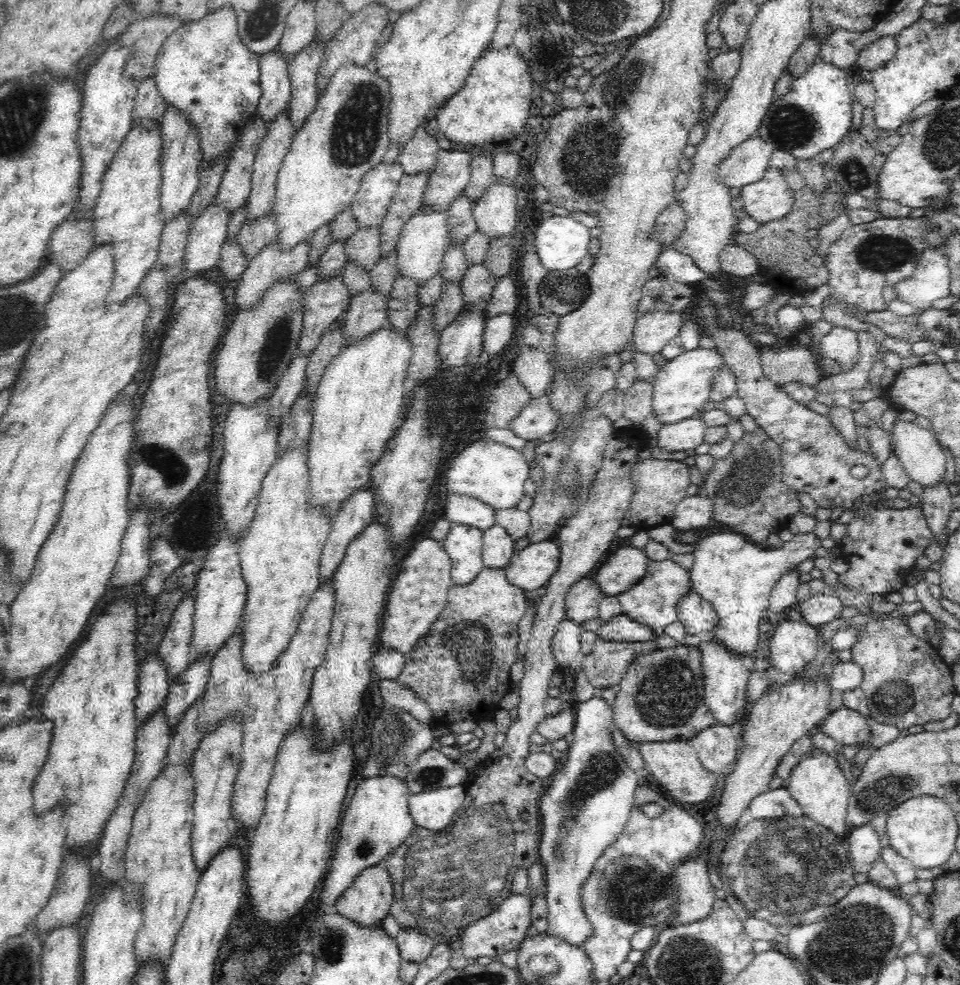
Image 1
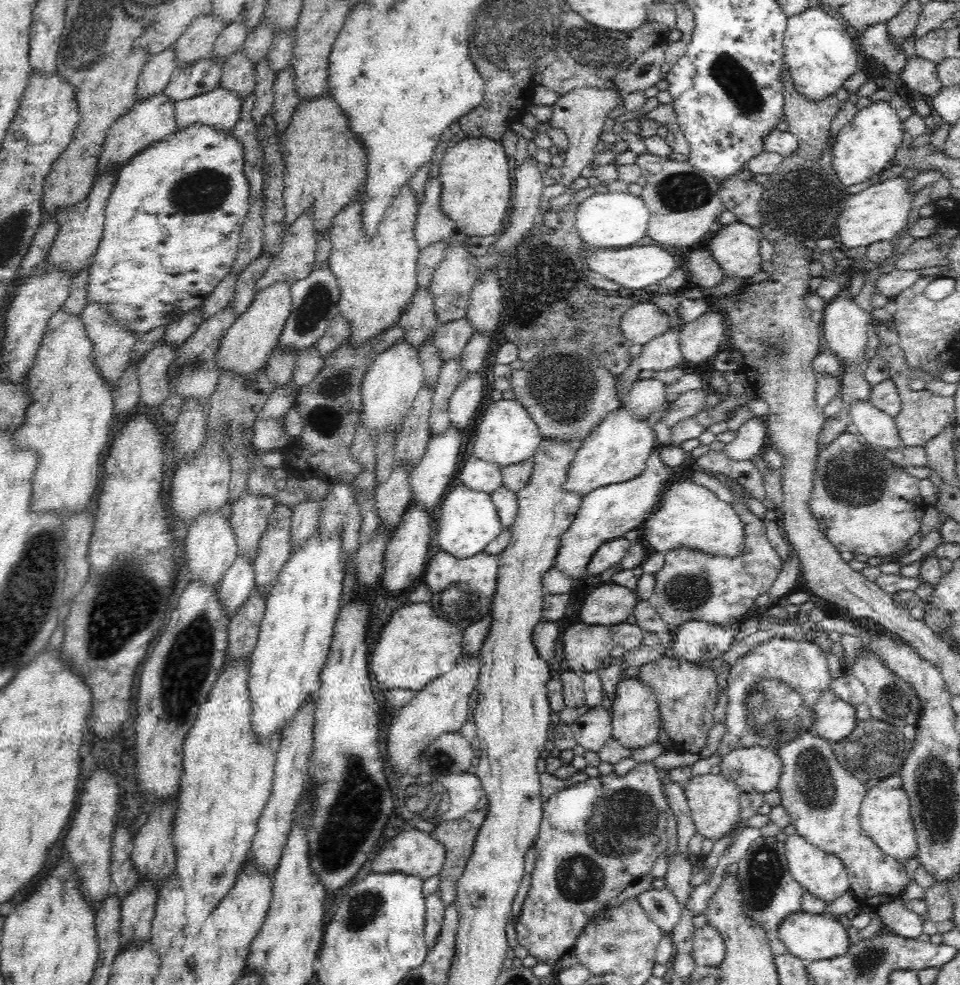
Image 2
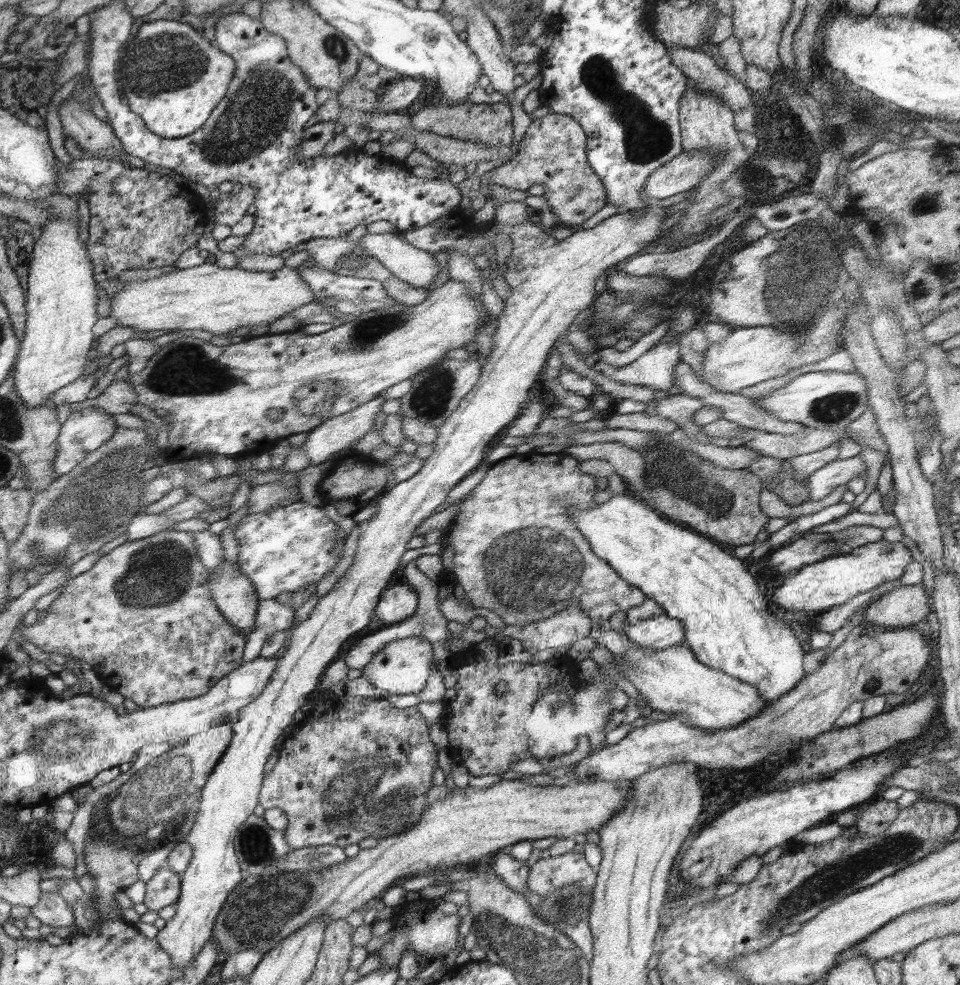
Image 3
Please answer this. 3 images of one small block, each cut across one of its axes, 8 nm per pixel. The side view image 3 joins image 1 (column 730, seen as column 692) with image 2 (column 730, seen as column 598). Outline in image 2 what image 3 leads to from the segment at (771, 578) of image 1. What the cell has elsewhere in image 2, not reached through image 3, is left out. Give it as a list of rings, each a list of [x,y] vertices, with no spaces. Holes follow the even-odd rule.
[[[678,480],[668,486],[668,490],[662,494],[662,508],[647,518],[646,524],[642,524],[641,534],[646,534],[646,544],[650,544],[654,550],[664,553],[674,550],[676,547],[687,547],[690,550],[700,550],[704,554],[736,555],[744,550],[744,525],[738,513],[729,502],[718,499],[718,496],[707,487],[695,482]]]

